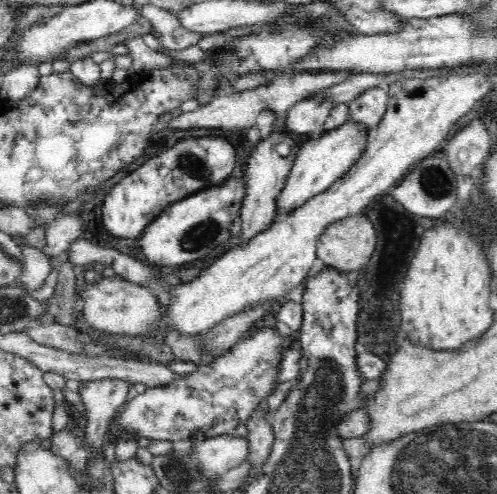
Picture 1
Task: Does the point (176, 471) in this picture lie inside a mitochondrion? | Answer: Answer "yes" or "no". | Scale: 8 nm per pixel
yes

